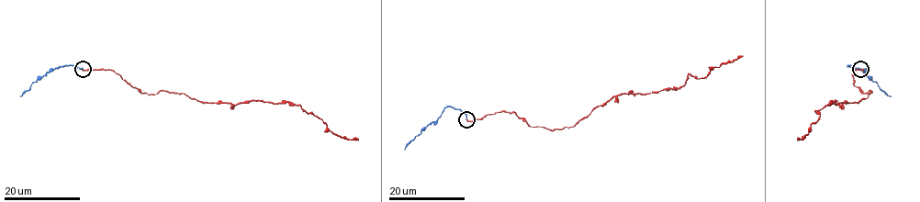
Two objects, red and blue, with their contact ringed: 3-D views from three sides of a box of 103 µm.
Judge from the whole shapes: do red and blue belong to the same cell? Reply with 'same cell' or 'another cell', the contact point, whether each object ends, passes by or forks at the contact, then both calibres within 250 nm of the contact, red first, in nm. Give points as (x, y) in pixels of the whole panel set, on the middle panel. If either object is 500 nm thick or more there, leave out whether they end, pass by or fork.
same cell; place (466, 119); red ends; blue ends; calibres 200 and 200 nm

